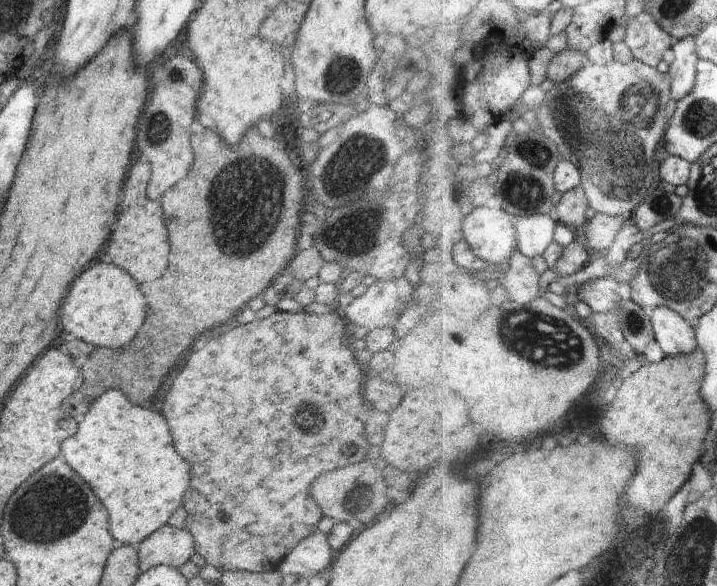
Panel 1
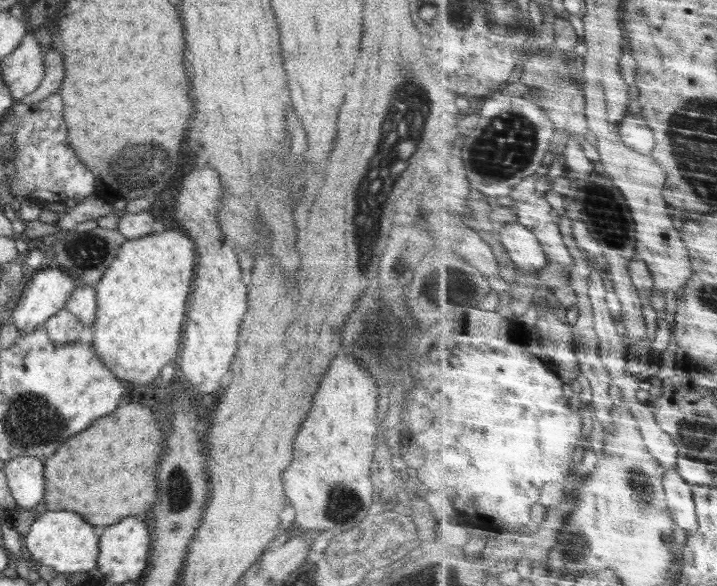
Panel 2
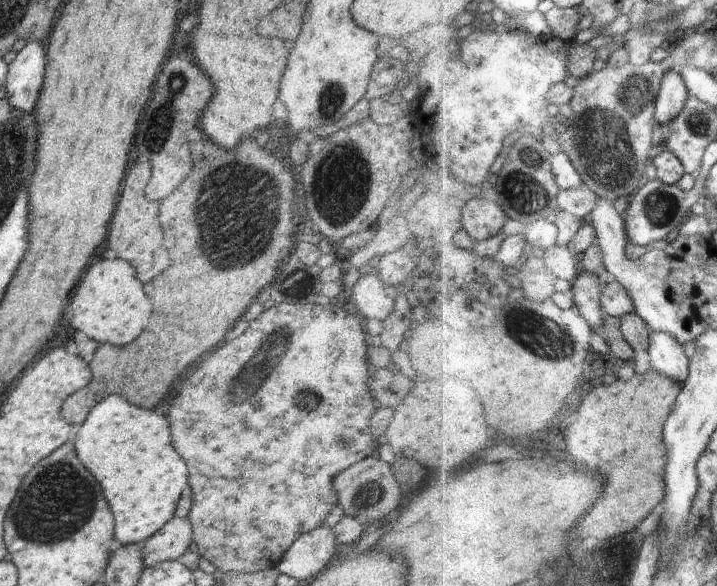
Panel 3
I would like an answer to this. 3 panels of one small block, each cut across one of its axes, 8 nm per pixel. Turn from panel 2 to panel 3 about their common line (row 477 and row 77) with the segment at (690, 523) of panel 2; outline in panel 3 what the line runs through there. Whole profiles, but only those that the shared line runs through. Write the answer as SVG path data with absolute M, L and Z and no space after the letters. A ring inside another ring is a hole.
M679 70L671 71L660 90L655 120L662 126L669 125L680 116L688 102L688 88Z

